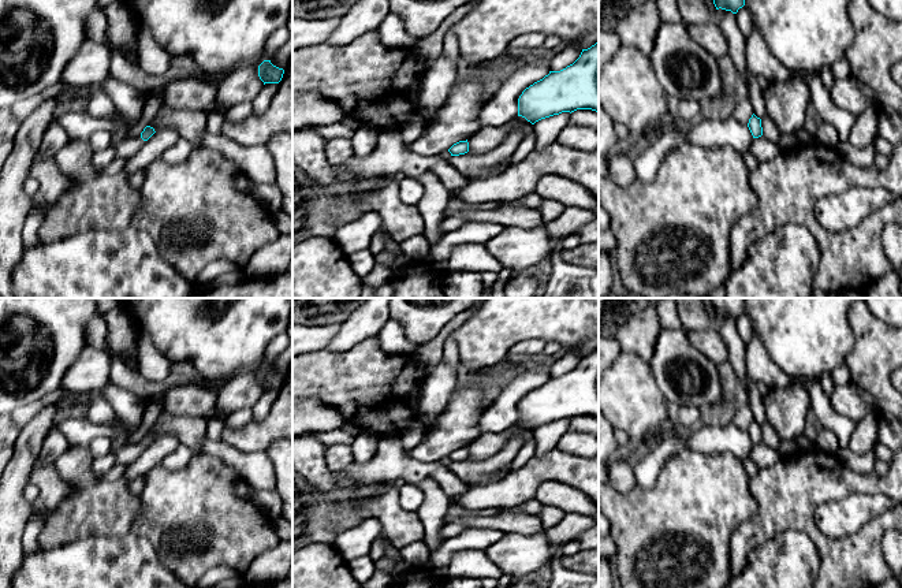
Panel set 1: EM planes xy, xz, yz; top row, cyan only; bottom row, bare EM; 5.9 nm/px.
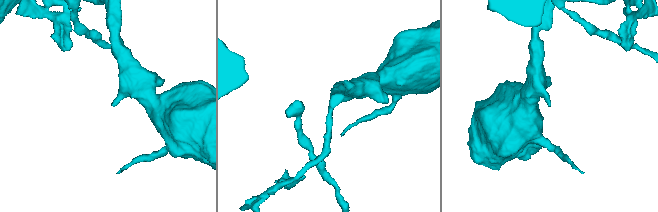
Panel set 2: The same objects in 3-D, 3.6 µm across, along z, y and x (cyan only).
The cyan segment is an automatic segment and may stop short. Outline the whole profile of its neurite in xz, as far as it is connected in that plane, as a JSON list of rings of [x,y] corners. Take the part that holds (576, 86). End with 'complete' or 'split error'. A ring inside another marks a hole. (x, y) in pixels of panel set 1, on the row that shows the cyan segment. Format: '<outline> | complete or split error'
[[[599,41],[560,71],[549,71],[518,98],[518,116],[536,122],[577,109],[599,112]]] | complete

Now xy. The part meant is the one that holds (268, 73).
[[[264,60],[258,66],[258,77],[265,83],[279,83],[283,78],[284,70],[273,66],[271,60]]] | complete

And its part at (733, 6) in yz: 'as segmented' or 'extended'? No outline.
as segmented

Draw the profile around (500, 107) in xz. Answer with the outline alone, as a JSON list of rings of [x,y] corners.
[[[549,60],[521,62],[503,74],[492,86],[482,104],[478,129],[503,126],[518,116],[518,98],[522,92],[551,71]]]

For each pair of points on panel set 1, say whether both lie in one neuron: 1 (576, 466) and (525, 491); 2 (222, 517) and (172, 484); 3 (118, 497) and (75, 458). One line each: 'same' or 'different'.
1: same
2: same
3: same

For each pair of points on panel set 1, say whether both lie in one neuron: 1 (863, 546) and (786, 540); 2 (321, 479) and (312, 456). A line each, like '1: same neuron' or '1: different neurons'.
1: different neurons
2: same neuron

